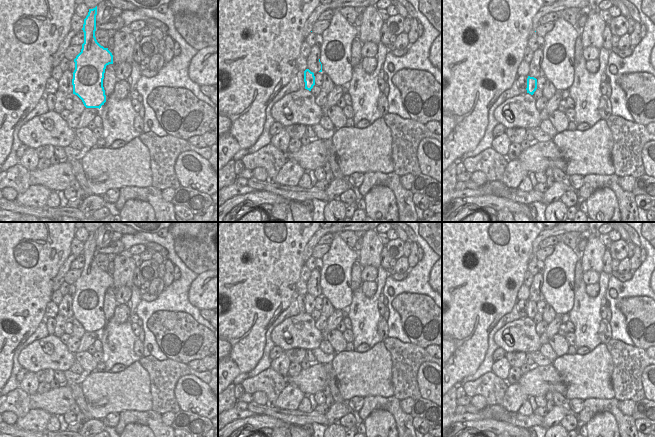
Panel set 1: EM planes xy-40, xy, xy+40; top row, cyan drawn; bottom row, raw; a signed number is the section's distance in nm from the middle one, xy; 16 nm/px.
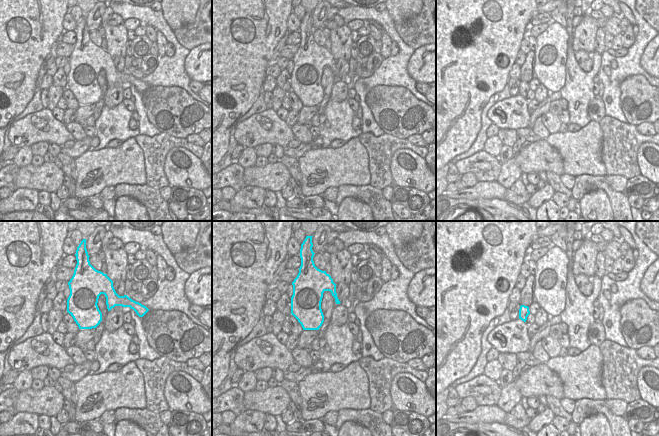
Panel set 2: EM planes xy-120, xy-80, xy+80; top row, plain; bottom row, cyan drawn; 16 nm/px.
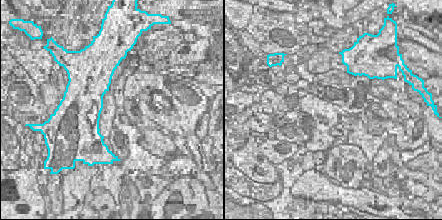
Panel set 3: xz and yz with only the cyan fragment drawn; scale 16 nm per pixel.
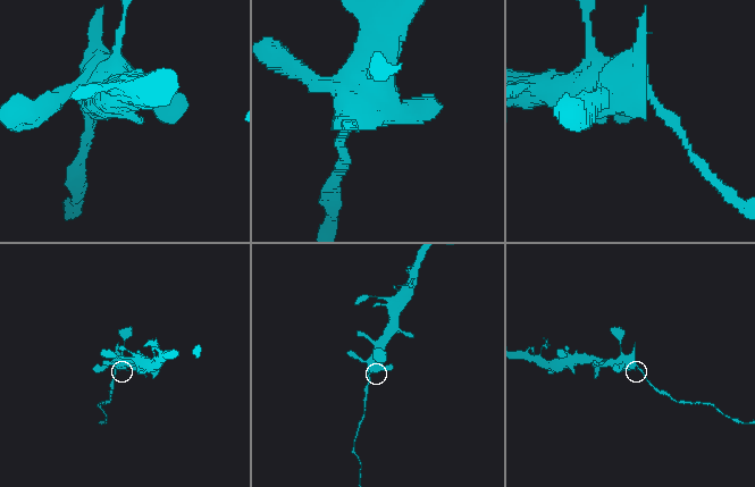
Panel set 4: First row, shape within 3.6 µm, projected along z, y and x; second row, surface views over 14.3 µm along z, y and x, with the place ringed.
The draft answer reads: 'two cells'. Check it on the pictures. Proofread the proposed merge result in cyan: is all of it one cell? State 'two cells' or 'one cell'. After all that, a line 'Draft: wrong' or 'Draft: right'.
two cells
Draft: right

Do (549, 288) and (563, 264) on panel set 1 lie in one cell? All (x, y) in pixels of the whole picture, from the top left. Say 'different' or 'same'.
same

